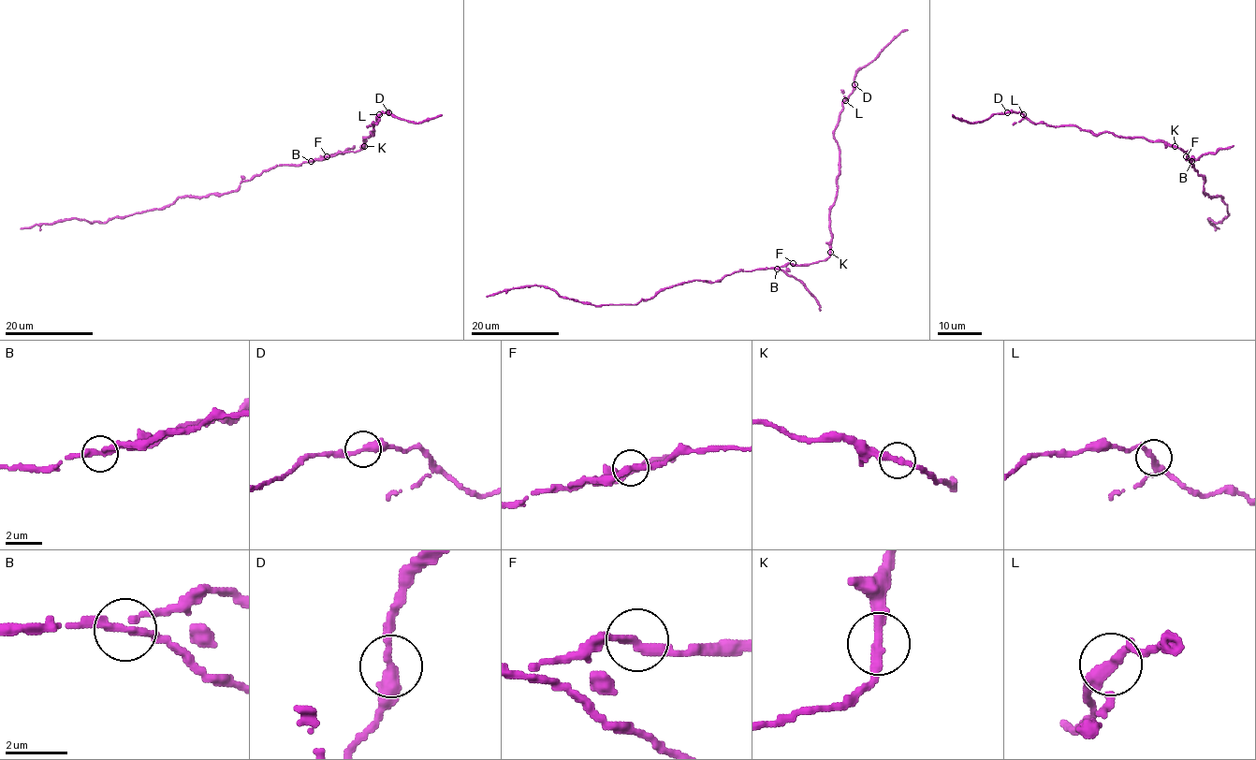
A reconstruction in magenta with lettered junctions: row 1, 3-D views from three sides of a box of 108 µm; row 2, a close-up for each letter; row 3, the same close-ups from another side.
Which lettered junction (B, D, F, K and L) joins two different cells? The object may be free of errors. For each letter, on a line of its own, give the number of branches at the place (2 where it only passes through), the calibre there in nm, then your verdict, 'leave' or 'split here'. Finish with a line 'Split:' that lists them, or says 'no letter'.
B: branches 3; calibre 280 nm; split here
D: branches 2; calibre 320 nm; leave
F: branches 2; calibre 320 nm; leave
K: branches 2; calibre 320 nm; leave
L: branches 3; calibre 280 nm; leave
Split: B

